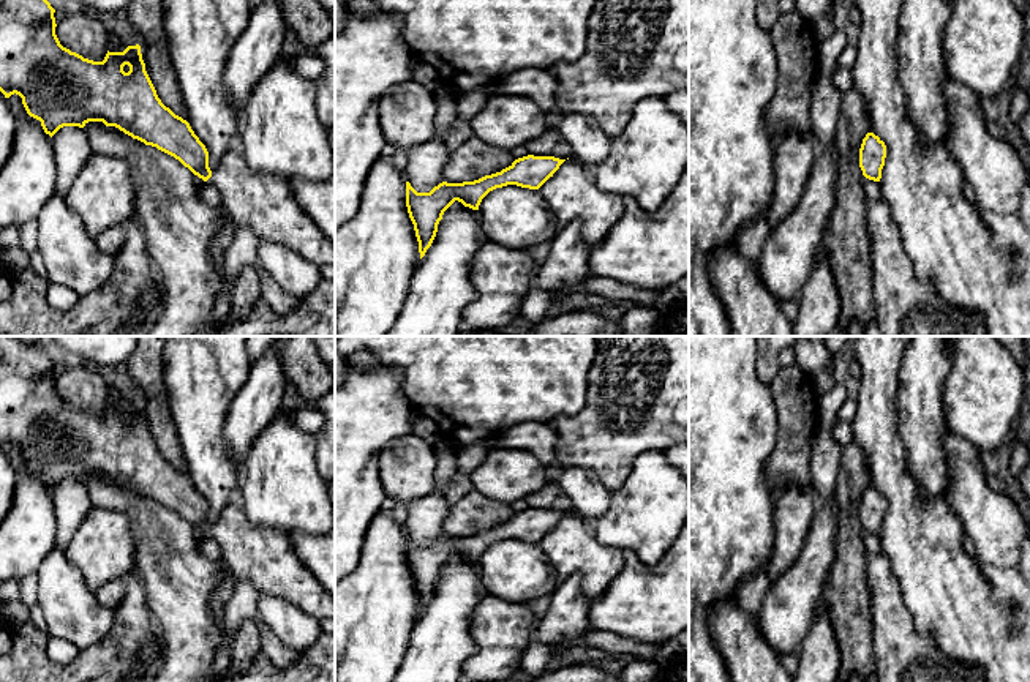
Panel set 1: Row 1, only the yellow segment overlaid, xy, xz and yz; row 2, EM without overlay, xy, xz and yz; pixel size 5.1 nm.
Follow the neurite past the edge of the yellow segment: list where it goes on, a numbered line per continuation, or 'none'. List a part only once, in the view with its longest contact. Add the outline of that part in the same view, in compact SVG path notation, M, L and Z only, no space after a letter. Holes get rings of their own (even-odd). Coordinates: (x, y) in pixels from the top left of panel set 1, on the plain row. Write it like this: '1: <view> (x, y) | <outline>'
1: xy (263, 556) | M239 500L212 521L207 537L220 545L235 581L251 583L261 595L284 598L316 619L335 619L335 600L295 556L289 537L256 526Z

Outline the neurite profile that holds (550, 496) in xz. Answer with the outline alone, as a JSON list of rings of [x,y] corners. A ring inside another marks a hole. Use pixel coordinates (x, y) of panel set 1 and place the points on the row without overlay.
[[[548,482],[526,497],[528,507],[534,510],[554,510],[559,513],[573,512],[572,500],[556,482]]]

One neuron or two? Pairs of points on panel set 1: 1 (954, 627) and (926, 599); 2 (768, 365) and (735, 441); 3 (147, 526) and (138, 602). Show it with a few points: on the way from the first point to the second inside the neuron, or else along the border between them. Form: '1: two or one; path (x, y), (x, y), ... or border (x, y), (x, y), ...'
1: one; path (948, 621), (932, 605)
2: two; border (757, 352), (757, 374), (768, 385)
3: two; border (136, 570), (142, 581), (150, 614)

